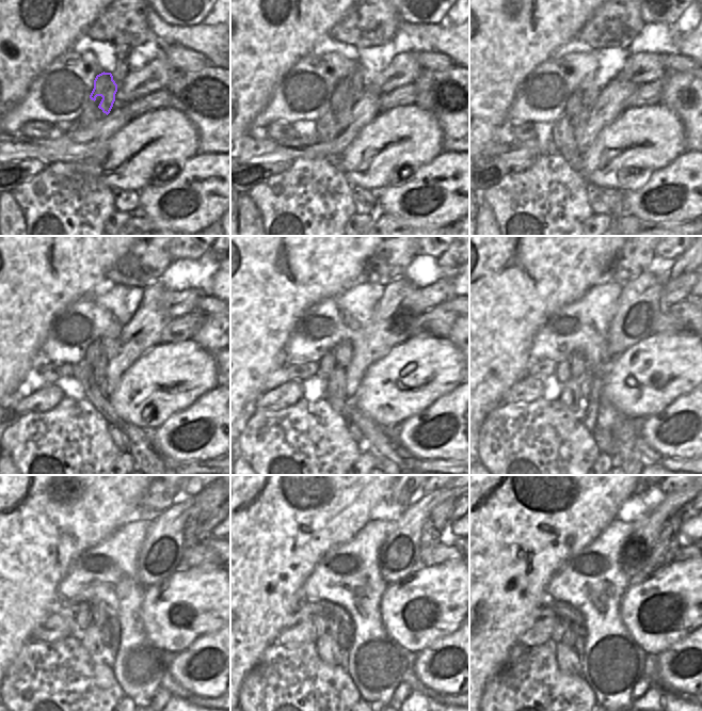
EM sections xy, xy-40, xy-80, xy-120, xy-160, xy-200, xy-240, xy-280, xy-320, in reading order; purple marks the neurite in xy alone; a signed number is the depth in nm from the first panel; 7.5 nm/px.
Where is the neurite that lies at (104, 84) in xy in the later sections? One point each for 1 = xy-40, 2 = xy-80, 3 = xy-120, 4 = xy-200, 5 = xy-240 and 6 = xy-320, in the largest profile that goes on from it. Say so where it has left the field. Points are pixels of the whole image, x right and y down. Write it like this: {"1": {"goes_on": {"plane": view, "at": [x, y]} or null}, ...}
{"1": {"goes_on": {"plane": "xy-40", "at": [340, 83]}}, "2": {"goes_on": {"plane": "xy-80", "at": [580, 117]}}, "3": {"goes_on": {"plane": "xy-120", "at": [100, 372]}}, "4": {"goes_on": {"plane": "xy-200", "at": [571, 396]}}, "5": {"goes_on": {"plane": "xy-240", "at": [92, 641]}}, "6": {"goes_on": {"plane": "xy-320", "at": [568, 660]}}}

